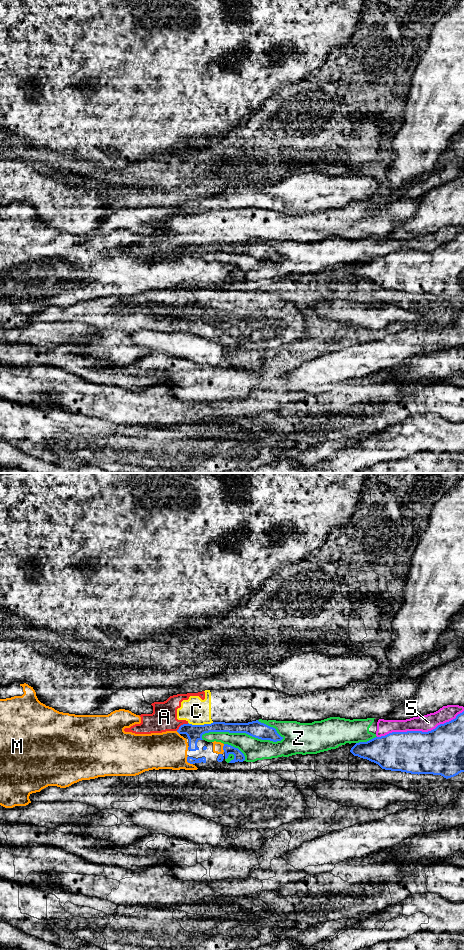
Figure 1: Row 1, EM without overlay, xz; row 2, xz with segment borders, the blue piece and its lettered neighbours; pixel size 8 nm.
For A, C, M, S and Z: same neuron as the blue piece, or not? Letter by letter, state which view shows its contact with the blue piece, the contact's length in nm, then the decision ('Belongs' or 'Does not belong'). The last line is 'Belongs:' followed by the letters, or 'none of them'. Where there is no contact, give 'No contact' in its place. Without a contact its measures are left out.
A: Touches blue in xz. Shared border 120 nm. Does not belong
C: Touches blue in xz. Shared border 200 nm. Does not belong
M: Touches blue in xz. Shared border 80 nm. Belongs
S: Touches blue in xz. Shared border 750 nm. Does not belong
Z: Touches blue in xz. Shared border 650 nm. Does not belong
Belongs: M

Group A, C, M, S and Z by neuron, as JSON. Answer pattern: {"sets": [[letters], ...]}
{"sets": [["A", "C"], ["M"], ["S", "Z"]]}

